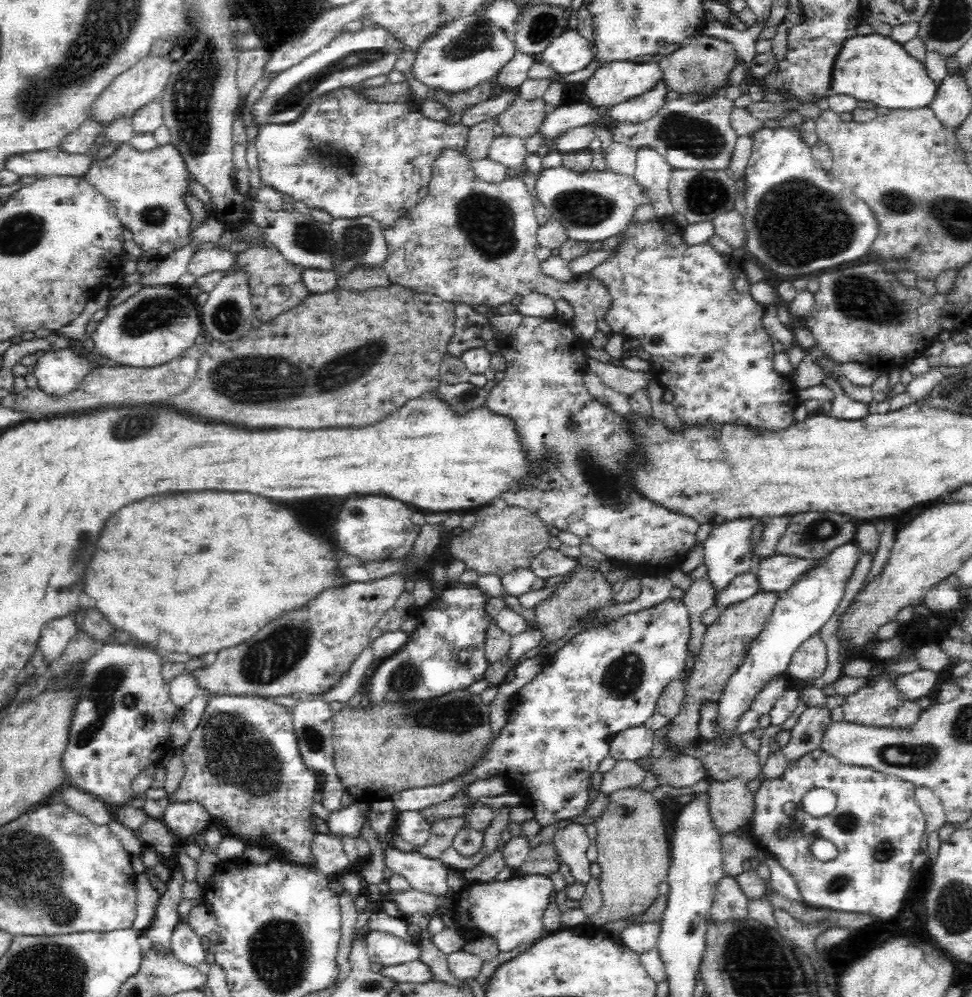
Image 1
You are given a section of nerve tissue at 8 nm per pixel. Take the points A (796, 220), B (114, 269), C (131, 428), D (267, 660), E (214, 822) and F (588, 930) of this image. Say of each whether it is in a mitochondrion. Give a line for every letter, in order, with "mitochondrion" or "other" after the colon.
A: mitochondrion
B: other
C: mitochondrion
D: mitochondrion
E: other
F: other

